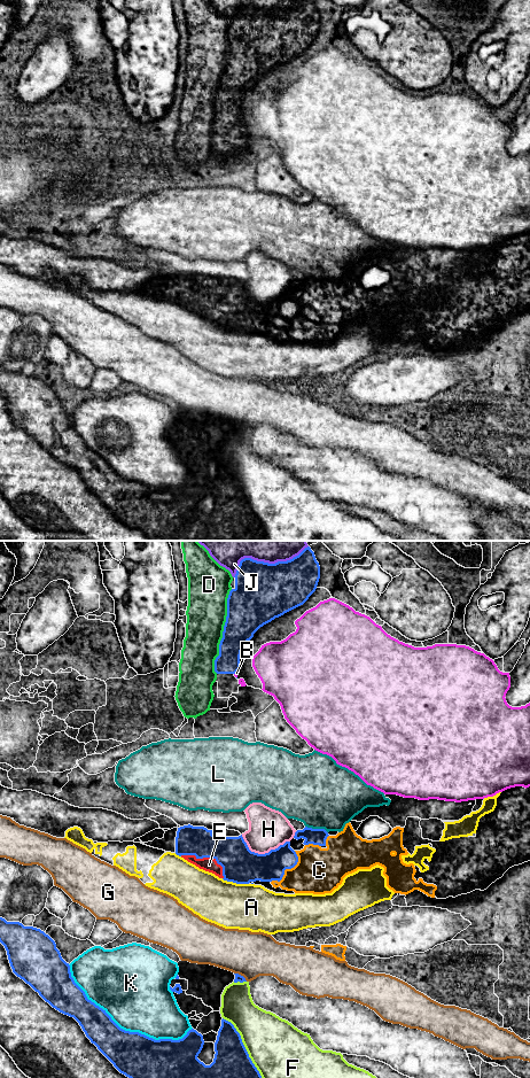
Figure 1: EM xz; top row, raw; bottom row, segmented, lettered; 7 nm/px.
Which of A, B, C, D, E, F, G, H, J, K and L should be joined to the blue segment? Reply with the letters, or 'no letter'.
no letter

